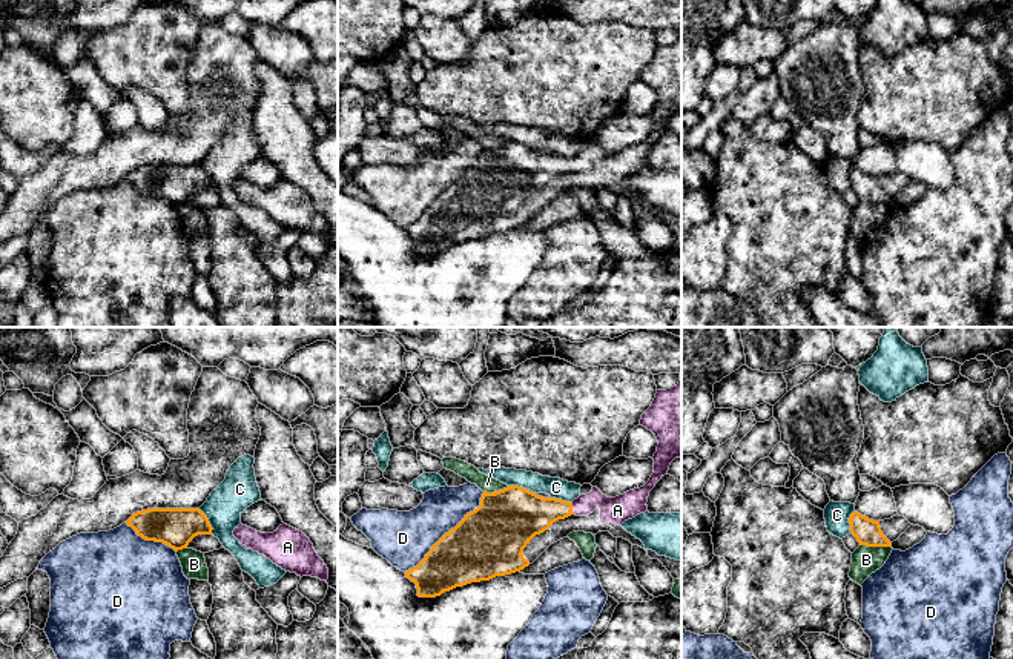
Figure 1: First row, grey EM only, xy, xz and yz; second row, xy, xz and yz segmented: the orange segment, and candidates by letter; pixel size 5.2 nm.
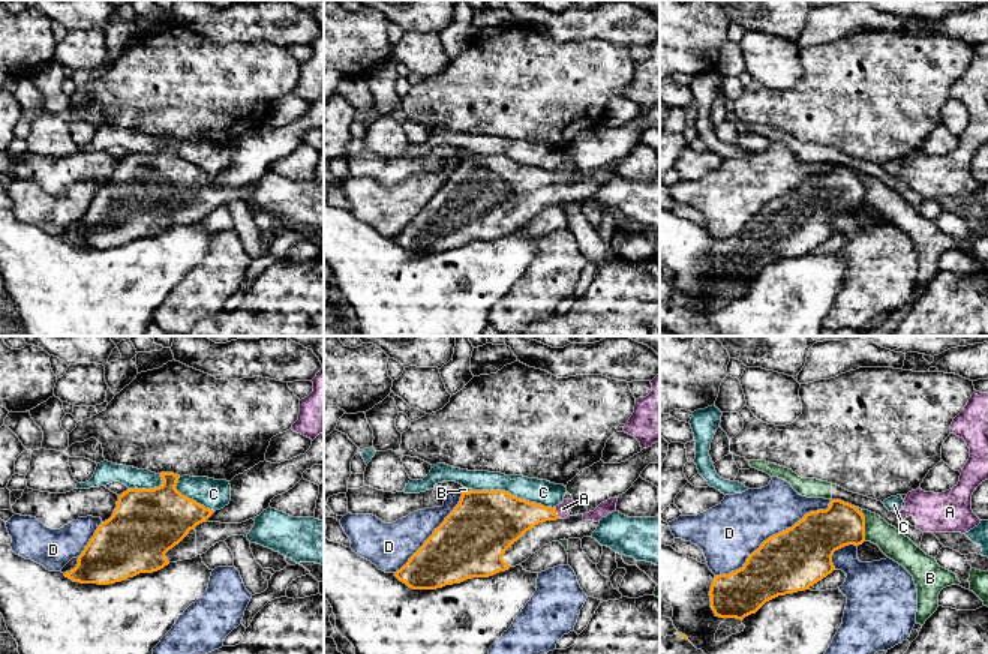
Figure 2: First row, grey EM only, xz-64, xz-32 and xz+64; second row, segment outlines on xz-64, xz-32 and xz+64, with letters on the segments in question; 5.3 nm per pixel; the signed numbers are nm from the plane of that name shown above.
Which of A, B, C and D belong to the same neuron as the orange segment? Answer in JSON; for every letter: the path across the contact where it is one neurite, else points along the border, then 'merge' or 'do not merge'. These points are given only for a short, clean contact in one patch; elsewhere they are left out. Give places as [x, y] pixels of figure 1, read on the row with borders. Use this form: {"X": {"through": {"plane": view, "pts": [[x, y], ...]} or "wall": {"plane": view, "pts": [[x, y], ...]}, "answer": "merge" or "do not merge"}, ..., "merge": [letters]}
{"A": {"through": {"plane": "xz", "pts": [[524, 513], [571, 509], [603, 503], [617, 510]]}, "answer": "merge"}, "B": {"wall": {"plane": "yz", "pts": [[860, 544], [890, 547]]}, "answer": "do not merge"}, "C": {"answer": "do not merge"}, "D": {"answer": "do not merge"}, "merge": ["A"]}

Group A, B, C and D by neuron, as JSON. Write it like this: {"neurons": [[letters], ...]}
{"neurons": [["A"], ["B"], ["C"], ["D"]]}

